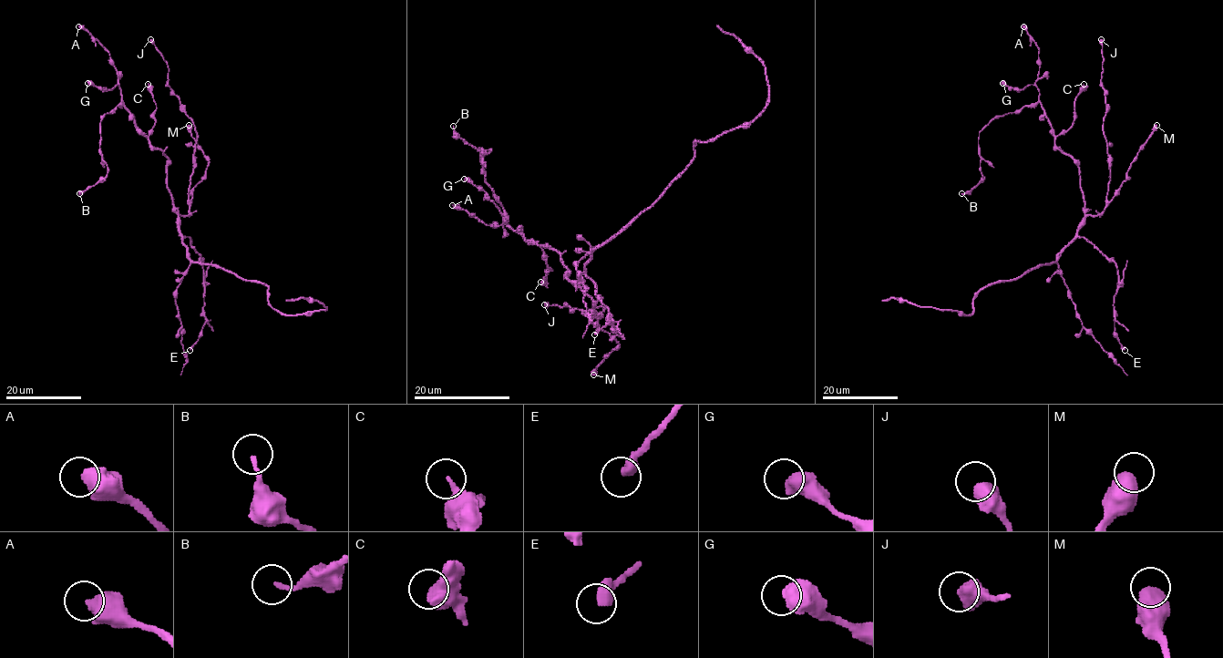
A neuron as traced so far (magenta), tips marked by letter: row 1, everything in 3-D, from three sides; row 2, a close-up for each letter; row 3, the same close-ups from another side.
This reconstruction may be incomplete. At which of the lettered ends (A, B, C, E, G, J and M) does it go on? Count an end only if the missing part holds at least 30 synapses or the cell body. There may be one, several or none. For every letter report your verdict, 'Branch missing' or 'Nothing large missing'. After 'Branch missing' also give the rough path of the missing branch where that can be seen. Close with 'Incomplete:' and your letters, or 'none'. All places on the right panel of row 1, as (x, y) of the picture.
A: Nothing large missing
B: Nothing large missing
C: Nothing large missing
E: Nothing large missing
G: Nothing large missing
J: Nothing large missing
M: Nothing large missing
Incomplete: none

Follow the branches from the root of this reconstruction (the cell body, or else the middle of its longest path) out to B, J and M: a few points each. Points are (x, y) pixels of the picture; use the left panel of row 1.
B: (179, 231), (169, 159), (122, 102), (100, 122), (107, 174), (79, 193)
J: (179, 231), (179, 216), (189, 213), (188, 192), (197, 131), (179, 98), (169, 85), (168, 63), (150, 39)
M: (179, 231), (179, 216), (189, 213), (191, 190), (203, 179), (209, 161), (192, 138), (189, 125)

